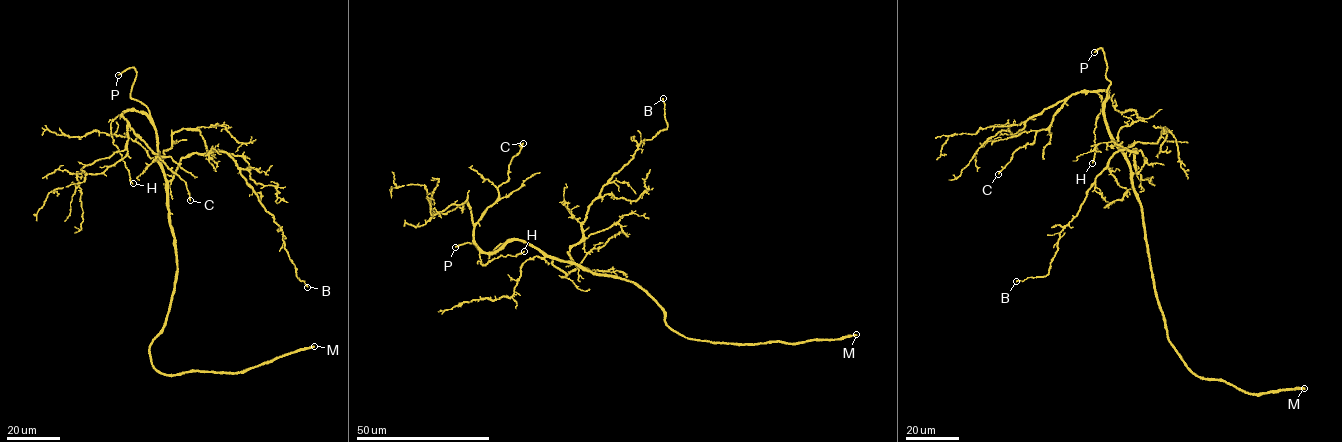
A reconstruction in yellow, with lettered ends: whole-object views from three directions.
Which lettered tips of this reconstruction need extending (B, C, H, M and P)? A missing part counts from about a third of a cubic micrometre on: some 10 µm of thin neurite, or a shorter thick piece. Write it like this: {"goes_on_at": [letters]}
{"goes_on_at": ["M", "P"]}

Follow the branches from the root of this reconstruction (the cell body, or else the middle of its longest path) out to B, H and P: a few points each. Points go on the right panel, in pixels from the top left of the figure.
B: (1140, 201), (1132, 183), (1137, 149), (1114, 152), (1077, 215), (1059, 233), (1048, 272), (1016, 281)
H: (1140, 201), (1130, 164), (1106, 121), (1107, 91), (1096, 91), (1102, 109), (1092, 163)
P: (1140, 201), (1130, 164), (1106, 121), (1105, 99), (1110, 83), (1105, 77), (1104, 53), (1099, 47), (1094, 52)

